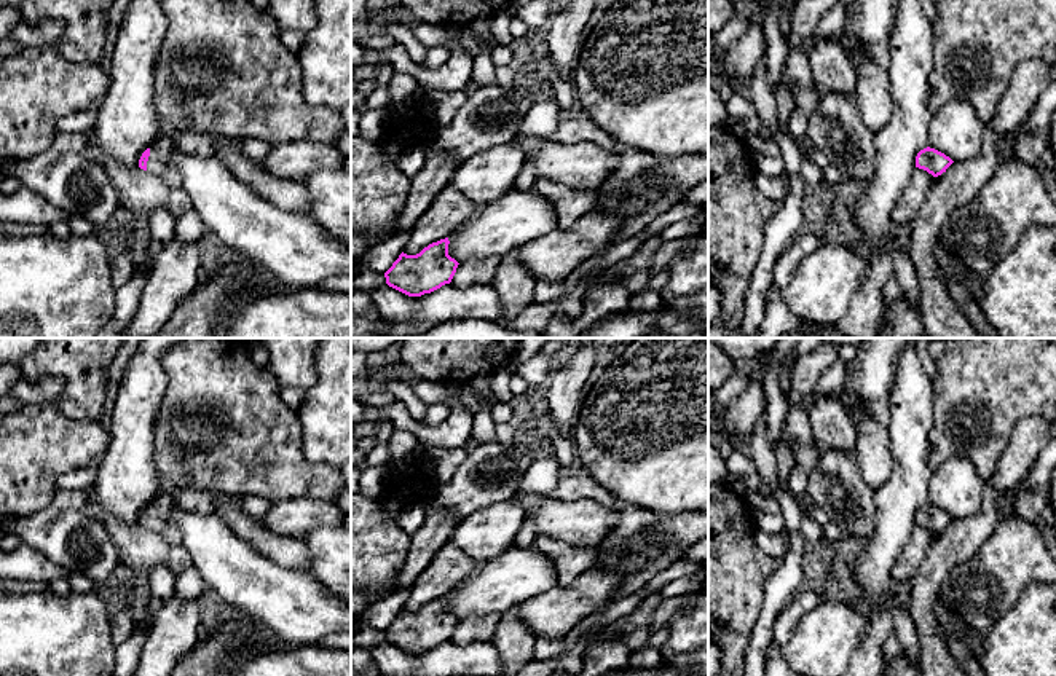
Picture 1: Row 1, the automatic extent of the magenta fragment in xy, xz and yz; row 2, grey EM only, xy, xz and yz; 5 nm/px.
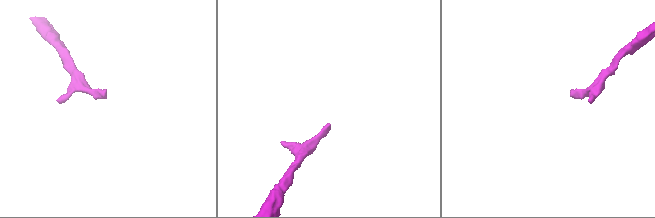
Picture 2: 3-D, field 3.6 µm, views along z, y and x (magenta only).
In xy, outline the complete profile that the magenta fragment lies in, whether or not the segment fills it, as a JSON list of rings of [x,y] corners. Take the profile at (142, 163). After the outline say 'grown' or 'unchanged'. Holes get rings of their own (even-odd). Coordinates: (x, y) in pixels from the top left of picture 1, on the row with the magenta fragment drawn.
[[[160,134],[156,142],[142,153],[139,167],[153,175],[161,175],[169,167],[167,158],[175,147],[175,140],[174,136]]]; grown

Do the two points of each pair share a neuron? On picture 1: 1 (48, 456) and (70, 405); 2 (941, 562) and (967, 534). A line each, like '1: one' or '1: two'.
1: two
2: one

